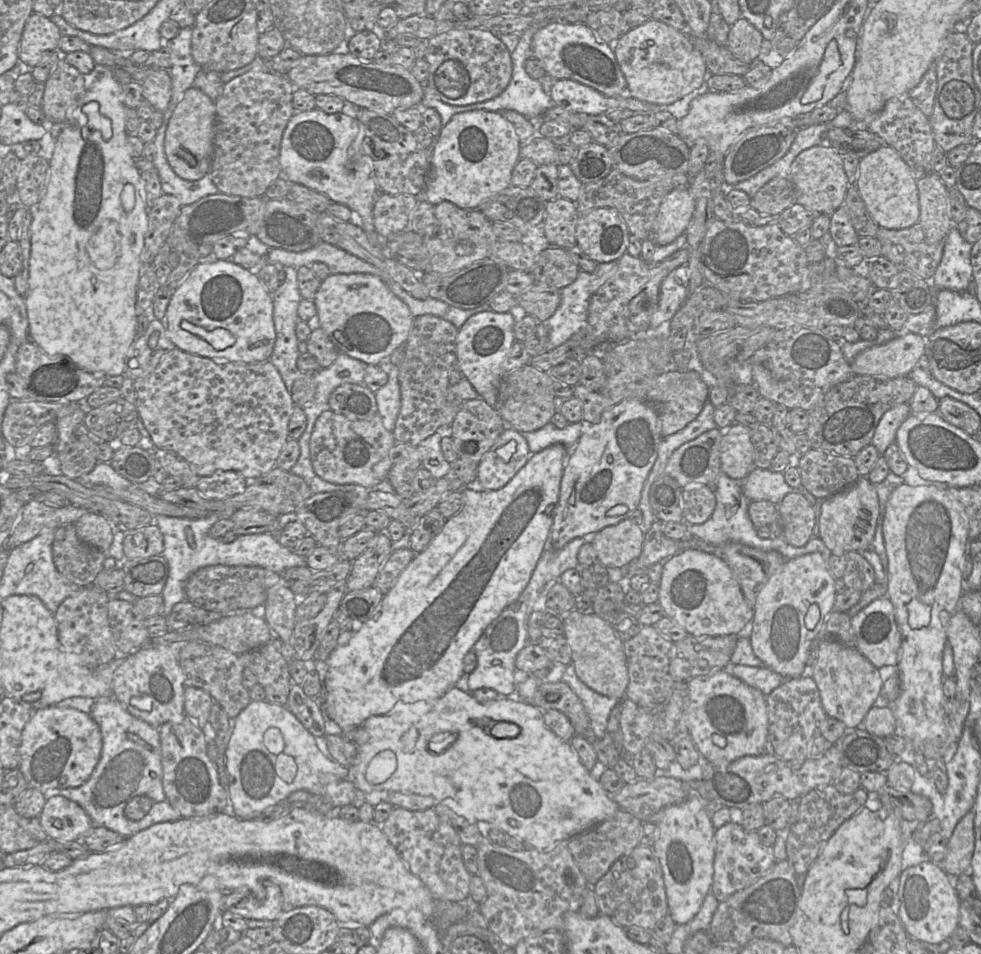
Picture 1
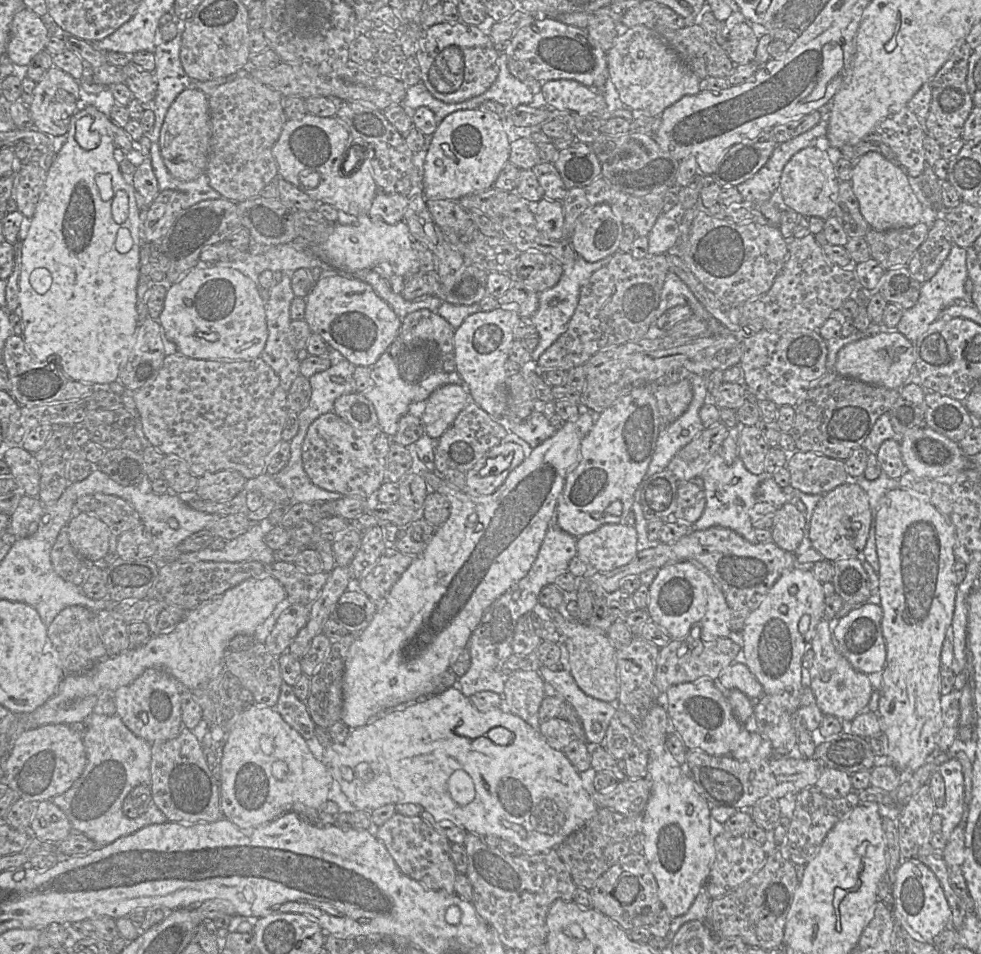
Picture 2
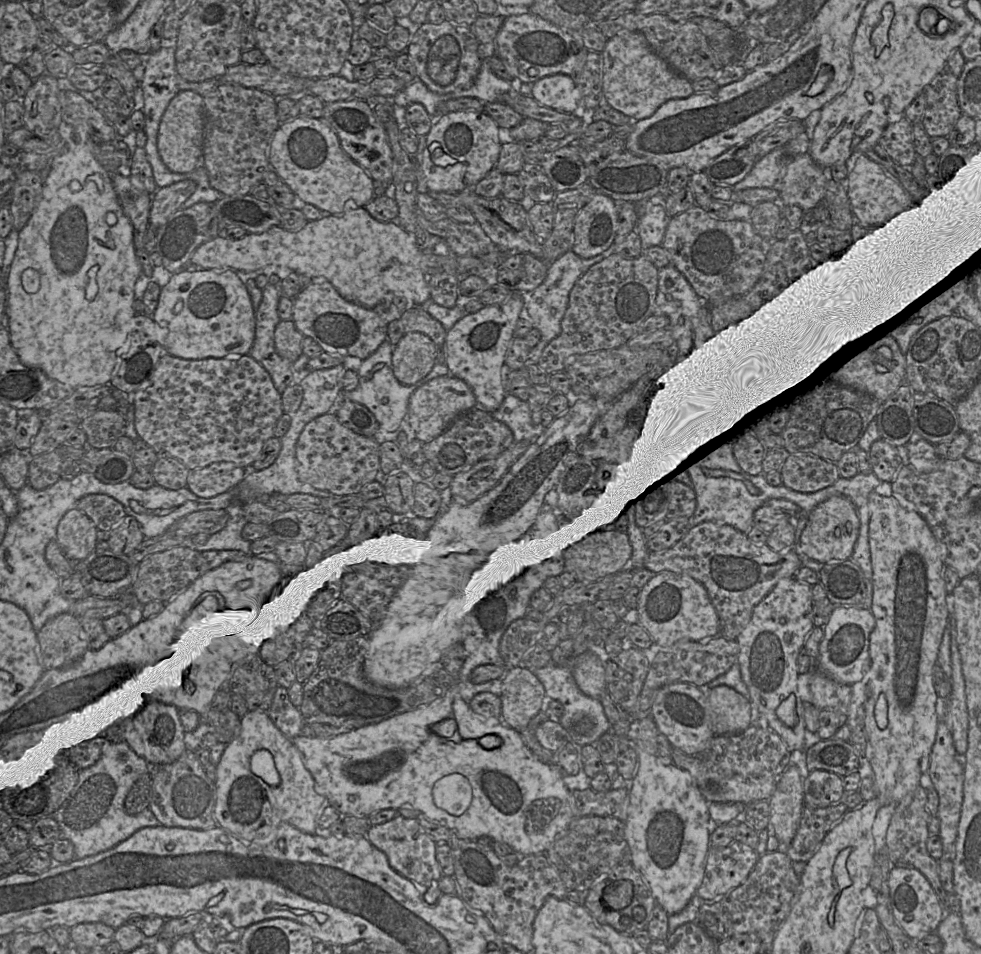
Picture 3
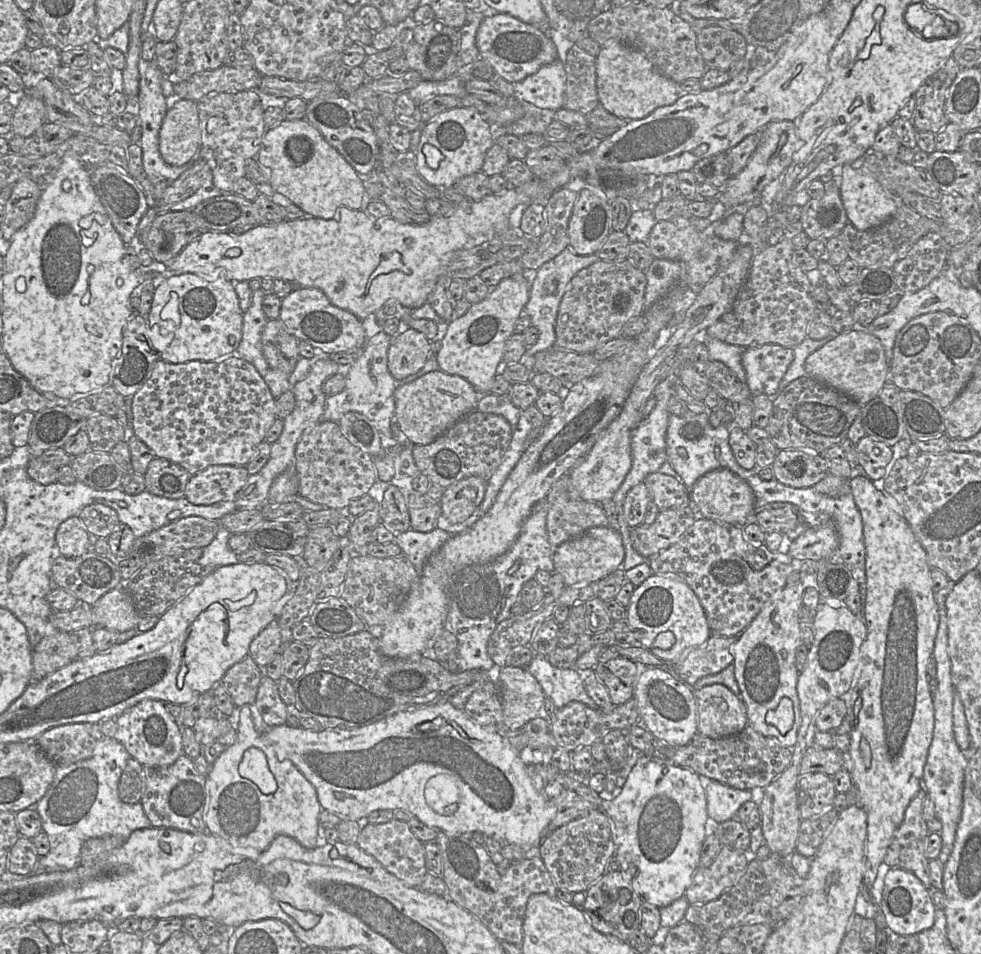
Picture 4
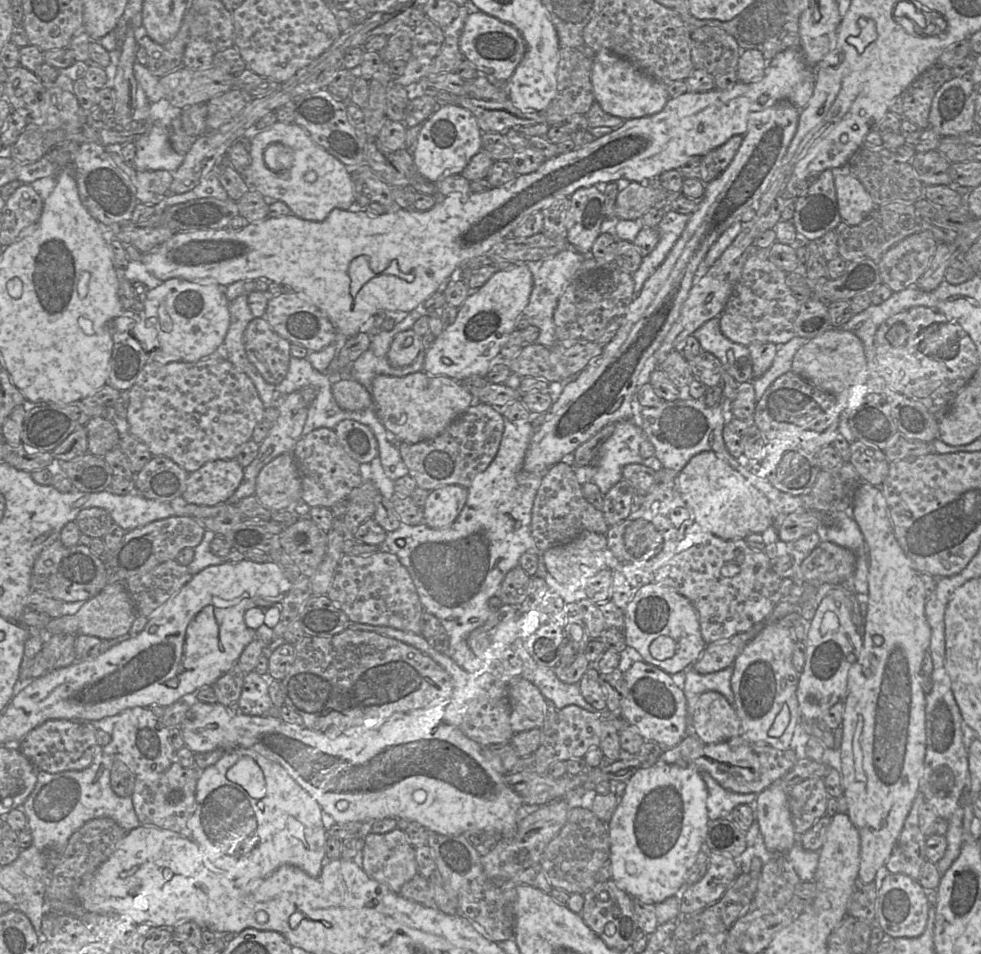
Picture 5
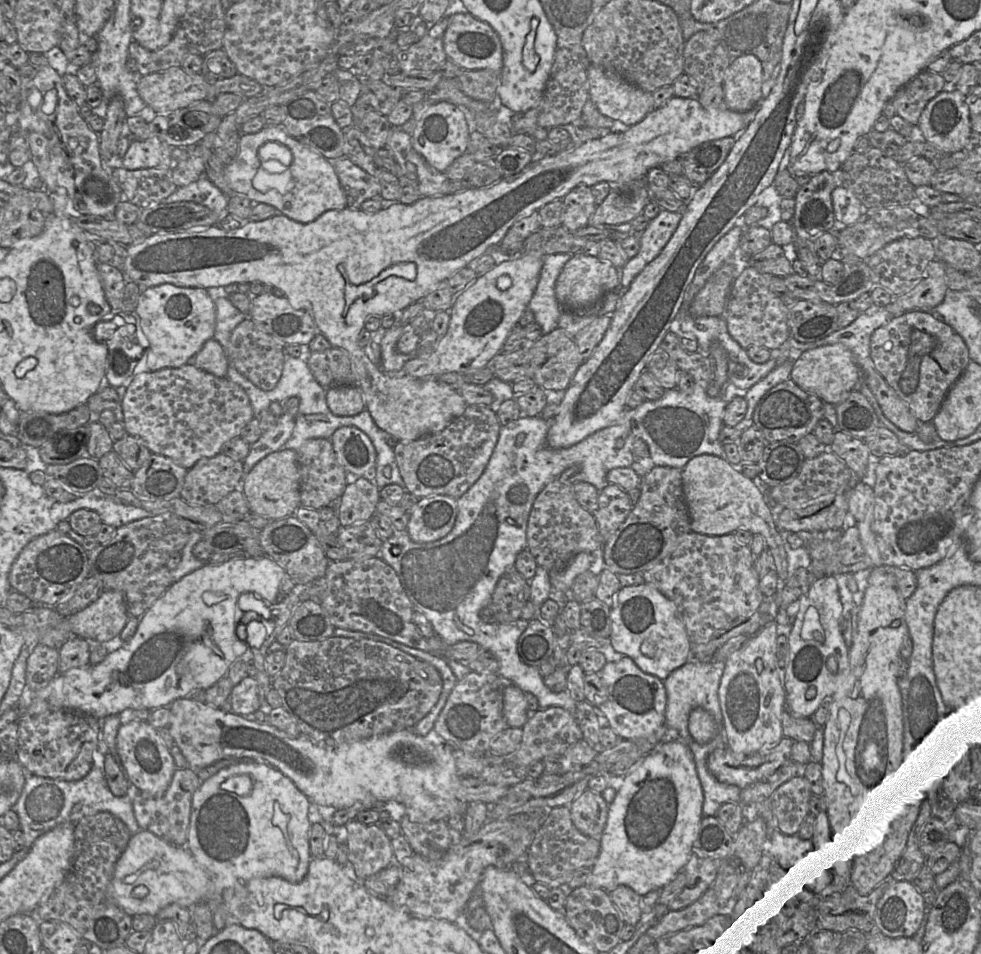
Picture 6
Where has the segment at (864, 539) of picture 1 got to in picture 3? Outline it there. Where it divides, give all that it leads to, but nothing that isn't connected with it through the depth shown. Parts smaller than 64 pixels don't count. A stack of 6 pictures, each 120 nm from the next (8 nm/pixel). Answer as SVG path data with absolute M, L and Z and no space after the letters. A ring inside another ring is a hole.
M832 496L810 512L806 527L800 535L797 553L822 564L850 559L859 528L860 520L851 500L844 496Z

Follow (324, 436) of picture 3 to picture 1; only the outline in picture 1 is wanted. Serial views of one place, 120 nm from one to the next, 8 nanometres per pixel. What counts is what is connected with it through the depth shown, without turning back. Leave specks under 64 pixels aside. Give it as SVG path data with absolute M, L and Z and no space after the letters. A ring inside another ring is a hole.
M331 409L317 418L310 438L310 457L314 472L334 484L356 484L372 488L387 479L396 440L377 413L370 420L350 420Z

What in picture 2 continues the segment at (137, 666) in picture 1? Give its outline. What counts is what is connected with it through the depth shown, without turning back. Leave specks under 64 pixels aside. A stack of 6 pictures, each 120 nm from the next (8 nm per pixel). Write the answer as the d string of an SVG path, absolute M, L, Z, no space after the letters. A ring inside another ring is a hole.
M149 668L132 683L115 691L117 714L131 732L149 743L173 739L183 727L181 690L179 683L166 671Z

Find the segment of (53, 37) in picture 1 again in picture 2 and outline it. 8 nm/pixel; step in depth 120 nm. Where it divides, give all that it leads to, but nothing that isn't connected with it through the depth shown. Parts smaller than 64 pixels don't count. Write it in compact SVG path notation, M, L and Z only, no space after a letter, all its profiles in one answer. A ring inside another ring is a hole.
M23 8L11 22L6 57L18 66L27 66L34 56L45 50L49 35L44 19Z

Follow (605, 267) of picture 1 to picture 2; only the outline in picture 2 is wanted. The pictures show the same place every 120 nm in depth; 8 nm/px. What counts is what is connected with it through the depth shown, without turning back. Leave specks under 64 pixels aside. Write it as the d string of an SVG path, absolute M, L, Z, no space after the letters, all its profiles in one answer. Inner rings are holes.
M608 255L595 262L588 262L580 256L577 256L573 262L563 264L563 273L556 285L538 293L539 305L531 319L539 334L539 343L531 353L531 359L535 364L543 352L550 347L568 328L578 304L580 290L589 280L594 271L606 265L612 258Z

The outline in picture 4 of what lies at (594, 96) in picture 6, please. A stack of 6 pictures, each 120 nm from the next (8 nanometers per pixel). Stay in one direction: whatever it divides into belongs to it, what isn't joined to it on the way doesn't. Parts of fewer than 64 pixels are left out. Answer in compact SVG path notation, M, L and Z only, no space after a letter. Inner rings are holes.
M617 39L602 45L596 57L596 88L599 103L625 119L641 119L656 108L673 104L682 94L678 83L663 75L638 49Z

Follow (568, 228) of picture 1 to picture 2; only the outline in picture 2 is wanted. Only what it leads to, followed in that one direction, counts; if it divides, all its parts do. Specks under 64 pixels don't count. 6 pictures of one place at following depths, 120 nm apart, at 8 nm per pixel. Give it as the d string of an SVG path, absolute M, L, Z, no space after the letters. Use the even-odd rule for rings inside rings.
M541 198L532 203L533 214L539 230L550 239L562 239L564 237L564 213L562 202Z

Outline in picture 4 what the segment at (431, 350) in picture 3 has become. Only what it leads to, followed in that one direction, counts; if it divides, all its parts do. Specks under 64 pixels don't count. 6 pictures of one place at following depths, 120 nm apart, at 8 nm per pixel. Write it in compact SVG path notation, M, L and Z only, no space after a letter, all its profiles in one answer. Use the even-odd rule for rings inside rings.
M414 329L394 335L388 350L388 370L396 380L403 380L423 368L431 355L430 341Z

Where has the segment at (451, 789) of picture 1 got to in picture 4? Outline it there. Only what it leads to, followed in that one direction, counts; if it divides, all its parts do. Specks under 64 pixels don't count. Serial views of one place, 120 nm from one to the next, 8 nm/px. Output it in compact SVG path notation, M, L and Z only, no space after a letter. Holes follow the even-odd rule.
M449 700L432 706L398 712L373 724L354 729L331 729L312 732L299 727L290 727L285 724L268 727L263 732L263 739L275 750L280 760L289 759L314 786L322 810L327 810L339 816L342 820L364 822L367 816L375 810L403 810L409 812L425 825L436 829L438 832L444 832L449 836L460 836L472 832L480 832L486 836L499 839L503 843L516 844L523 848L537 849L544 837L549 833L550 824L556 815L556 807L553 803L553 799L547 798L544 794L544 788L543 791L539 791L535 787L532 777L529 774L529 766L521 759L519 752L511 746L505 736L505 731L496 731L490 726L478 723L468 716L464 709L454 707ZM438 774L448 774L452 776L459 788L460 799L458 808L454 814L438 814L426 802L424 794L426 783L431 777Z

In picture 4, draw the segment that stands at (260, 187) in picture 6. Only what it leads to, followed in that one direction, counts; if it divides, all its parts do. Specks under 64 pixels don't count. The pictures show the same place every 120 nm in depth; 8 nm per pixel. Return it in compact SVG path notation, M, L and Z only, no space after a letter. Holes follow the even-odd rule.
M306 119L284 120L279 125L268 129L257 154L260 164L269 170L269 178L275 192L287 197L302 209L307 217L325 220L335 217L340 208L360 209L366 188L362 177L348 161L321 135Z

